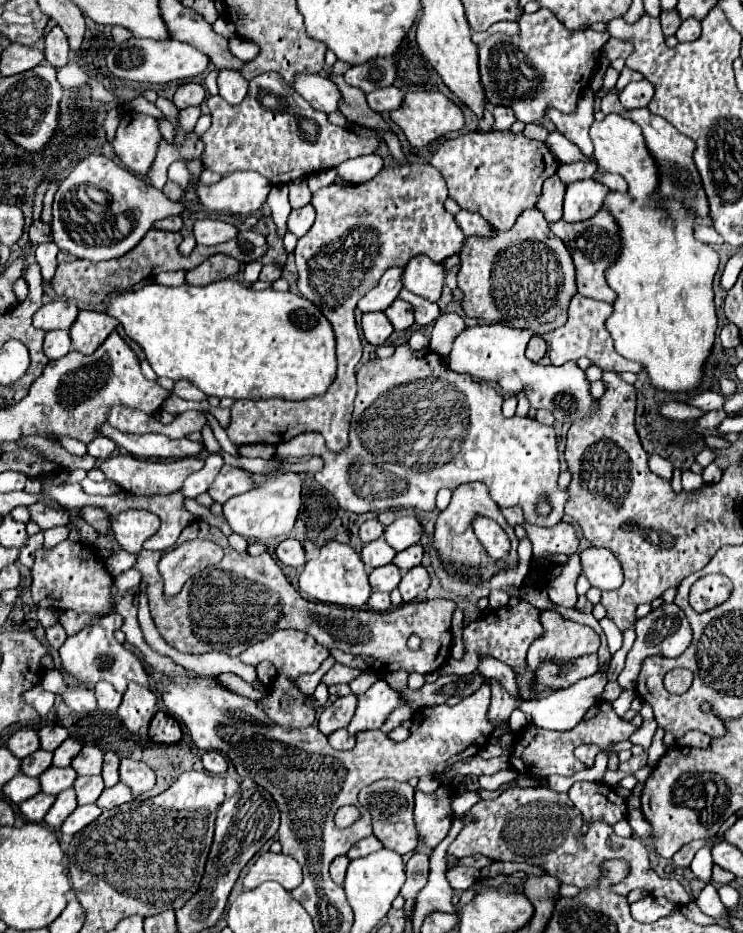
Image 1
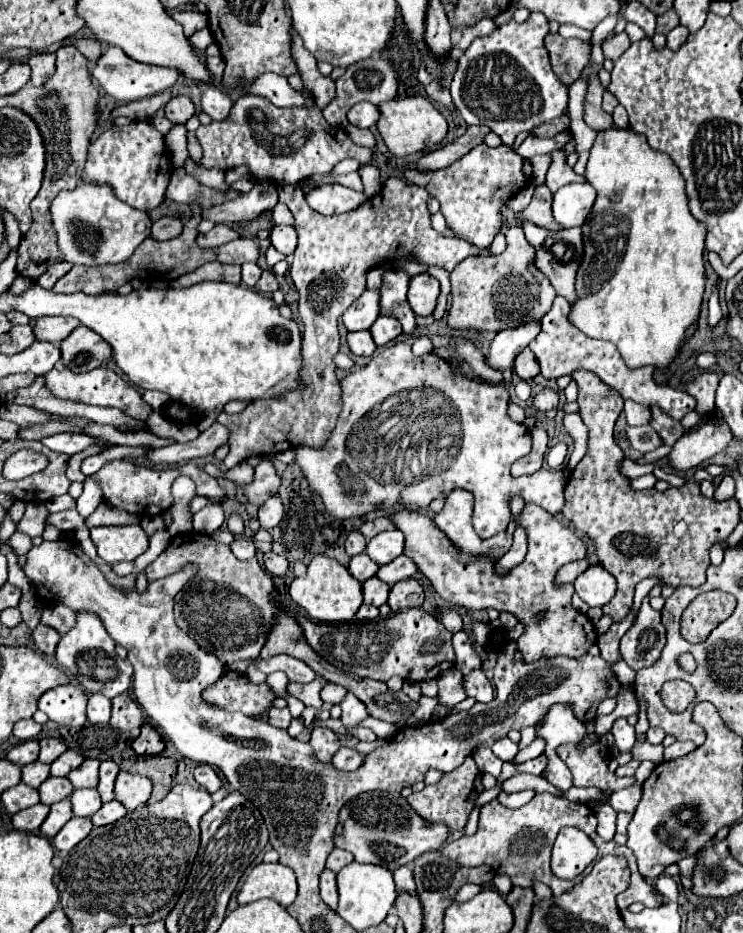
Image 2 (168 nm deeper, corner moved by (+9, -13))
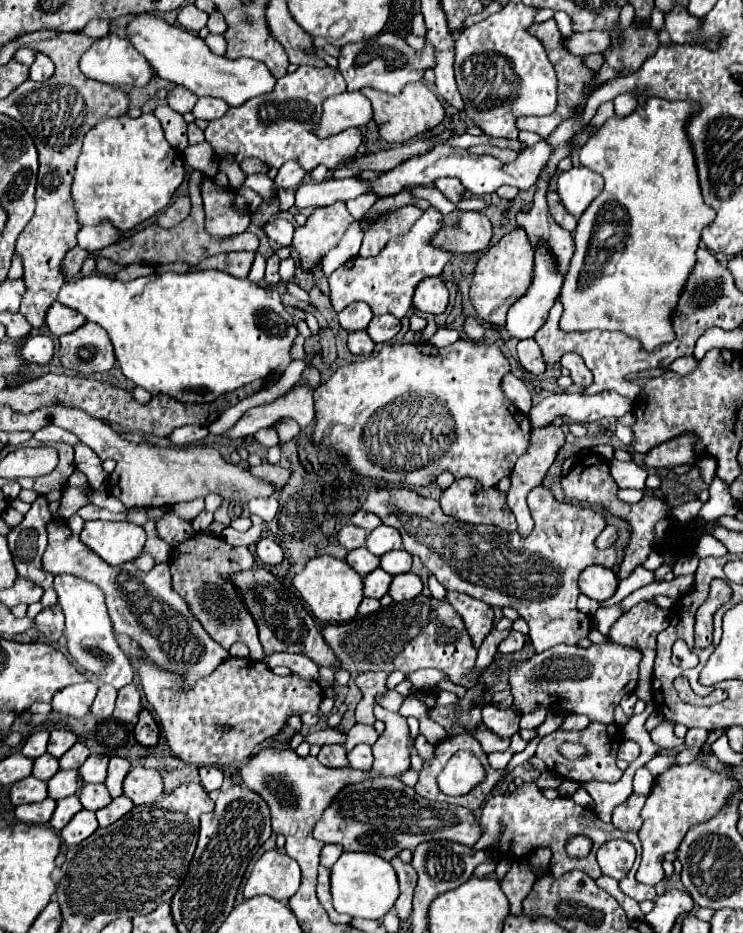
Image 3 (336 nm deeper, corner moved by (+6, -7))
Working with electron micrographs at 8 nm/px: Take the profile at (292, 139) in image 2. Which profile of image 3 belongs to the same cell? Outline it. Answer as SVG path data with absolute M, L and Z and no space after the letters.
M299 67L295 73L287 73L277 79L271 93L257 95L237 109L229 109L223 117L209 123L205 137L219 157L231 161L243 161L255 157L269 167L281 167L285 161L295 159L303 169L313 171L317 165L335 169L341 161L351 159L361 145L359 129L347 129L331 139L313 137L313 125L321 119L321 101L325 97L345 91L345 79L337 67Z

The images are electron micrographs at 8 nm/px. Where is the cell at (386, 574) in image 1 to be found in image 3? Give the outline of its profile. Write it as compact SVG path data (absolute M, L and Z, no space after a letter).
M381 567L371 571L367 577L365 577L365 597L373 597L373 599L381 599L387 589L389 589L389 583L391 583L391 575L385 573Z

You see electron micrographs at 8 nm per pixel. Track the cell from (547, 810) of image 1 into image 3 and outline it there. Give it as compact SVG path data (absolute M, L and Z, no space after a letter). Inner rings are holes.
M523 783L515 793L511 795L493 795L485 807L483 807L483 813L481 813L481 827L485 829L483 837L477 841L477 845L473 849L487 849L487 851L497 851L501 857L507 857L511 861L515 859L525 859L529 853L531 853L531 847L537 849L537 847L549 847L553 851L553 857L551 857L551 875L553 877L561 877L563 873L578 869L588 874L594 880L598 879L601 874L601 869L595 860L595 854L599 848L599 845L603 845L605 841L611 841L613 837L621 837L629 843L633 843L637 856L633 864L633 869L627 873L625 879L619 881L619 889L629 895L631 899L635 901L653 901L657 897L655 893L655 887L647 887L647 885L641 885L637 879L635 879L635 871L639 867L642 855L642 846L637 833L625 833L625 831L619 831L615 829L611 823L603 823L595 811L591 807L579 807L573 799L563 799L563 797L557 797L553 801L545 799L543 793L539 791L539 787L535 783ZM499 819L505 821L505 831L499 839ZM575 835L585 835L589 837L593 843L591 852L587 857L582 859L575 859L575 857L569 857L565 853L565 843L567 839L575 837Z

